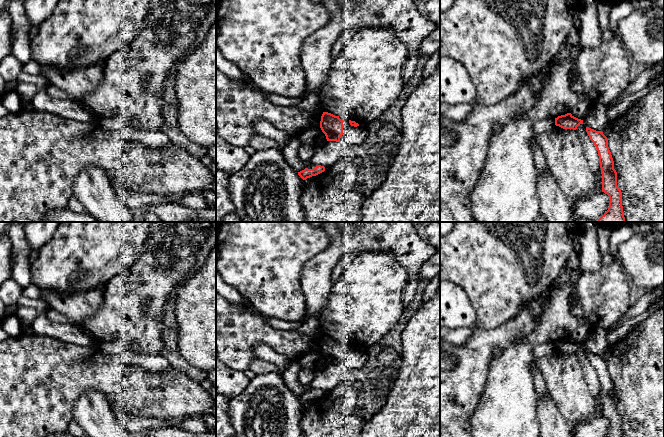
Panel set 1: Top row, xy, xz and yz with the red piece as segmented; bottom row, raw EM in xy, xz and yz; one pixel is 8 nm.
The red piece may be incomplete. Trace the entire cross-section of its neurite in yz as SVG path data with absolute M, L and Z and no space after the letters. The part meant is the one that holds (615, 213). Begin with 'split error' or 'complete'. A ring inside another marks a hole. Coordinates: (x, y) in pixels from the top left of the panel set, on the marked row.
complete; M586 127L590 140L595 145L602 174L602 192L609 196L608 210L598 219L598 222L626 222L622 206L622 192L617 186L617 172L608 147L608 139L601 131Z

